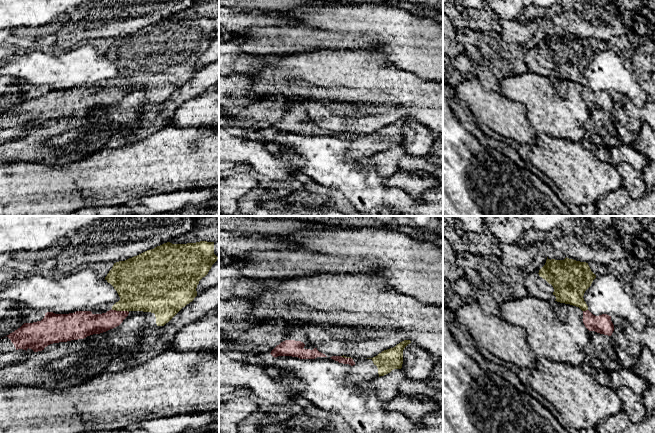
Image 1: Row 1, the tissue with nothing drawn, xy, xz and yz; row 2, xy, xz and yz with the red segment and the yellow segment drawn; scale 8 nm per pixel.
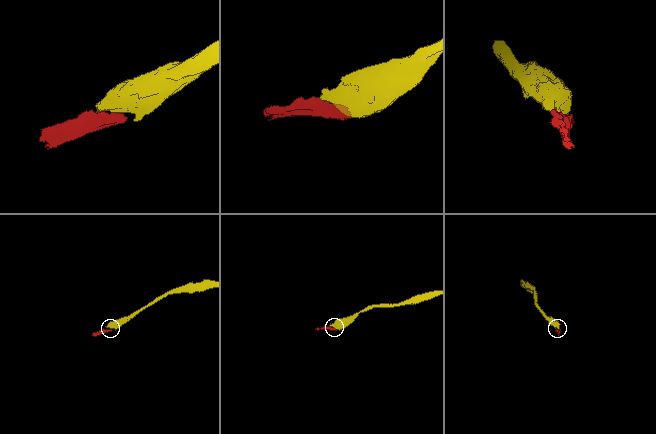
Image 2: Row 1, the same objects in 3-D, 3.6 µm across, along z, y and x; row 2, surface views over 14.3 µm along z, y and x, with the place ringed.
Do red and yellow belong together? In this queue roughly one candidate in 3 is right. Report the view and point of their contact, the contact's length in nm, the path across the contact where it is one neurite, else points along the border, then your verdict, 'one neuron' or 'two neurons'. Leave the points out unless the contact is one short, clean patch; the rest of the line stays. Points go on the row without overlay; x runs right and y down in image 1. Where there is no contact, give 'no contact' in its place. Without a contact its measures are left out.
contact xy (120, 87); length 150 nm; way xy (92, 100), (110, 96), (120, 87), (140, 63); one neuron

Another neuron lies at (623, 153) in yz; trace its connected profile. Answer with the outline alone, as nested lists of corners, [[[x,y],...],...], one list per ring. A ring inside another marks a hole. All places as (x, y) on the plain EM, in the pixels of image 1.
[[[599,143],[594,148],[594,152],[601,161],[614,167],[617,167],[620,163],[628,163],[641,172],[644,171],[649,162],[645,155],[636,151],[632,145],[625,143],[612,147],[607,147],[603,143]]]

